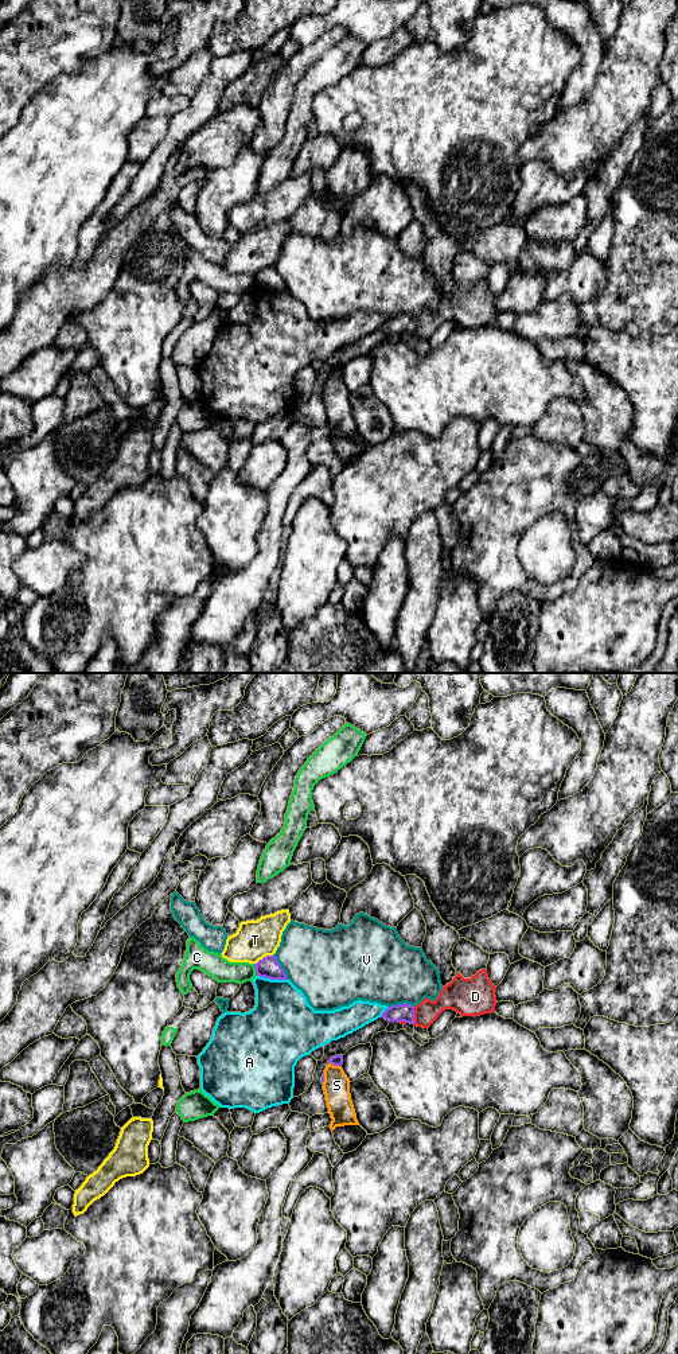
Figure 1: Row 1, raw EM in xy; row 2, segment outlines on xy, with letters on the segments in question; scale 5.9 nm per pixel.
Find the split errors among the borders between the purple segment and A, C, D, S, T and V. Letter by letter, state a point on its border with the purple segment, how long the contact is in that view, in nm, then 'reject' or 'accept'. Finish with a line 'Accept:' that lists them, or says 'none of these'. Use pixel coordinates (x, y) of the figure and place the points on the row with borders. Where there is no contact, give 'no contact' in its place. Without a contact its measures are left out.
A: xy (272, 979) | 190 nm | reject
C: xy (256, 969) | 80 nm | reject
D: xy (413, 1015) | 100 nm | accept
S: xy (335, 1065) | 90 nm | reject
T: xy (264, 957) | 140 nm | reject
V: xy (280, 967) | 180 nm | reject
Accept: D

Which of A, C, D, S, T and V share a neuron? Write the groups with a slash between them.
A / C / D / S / T / V

